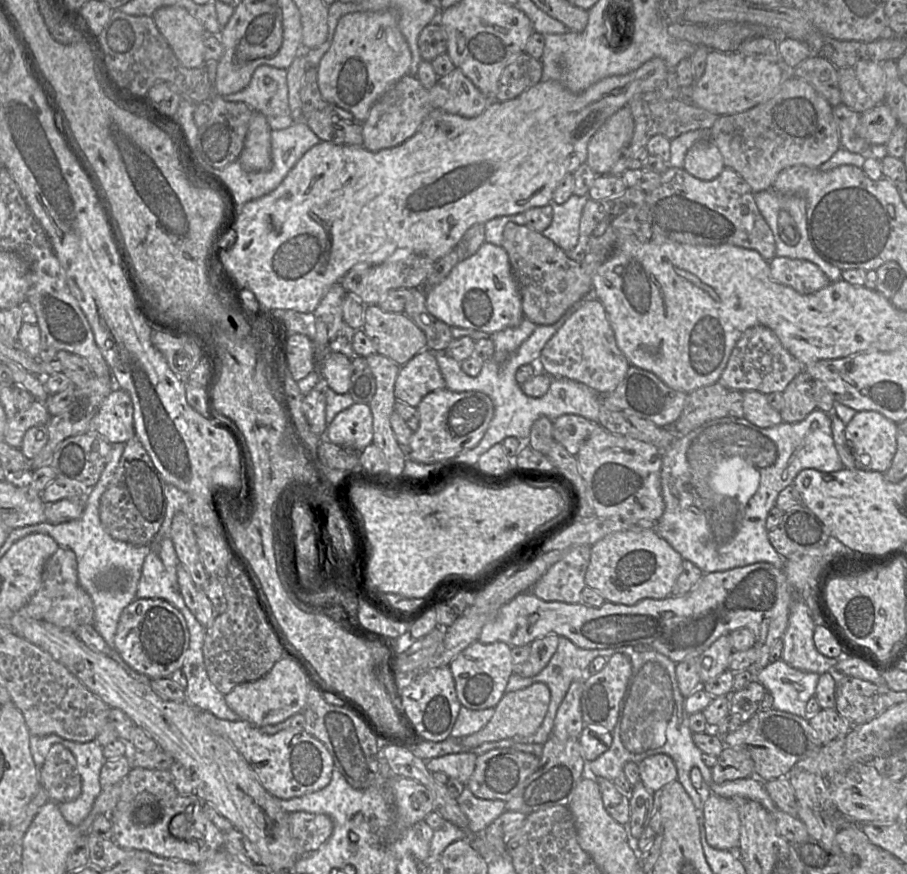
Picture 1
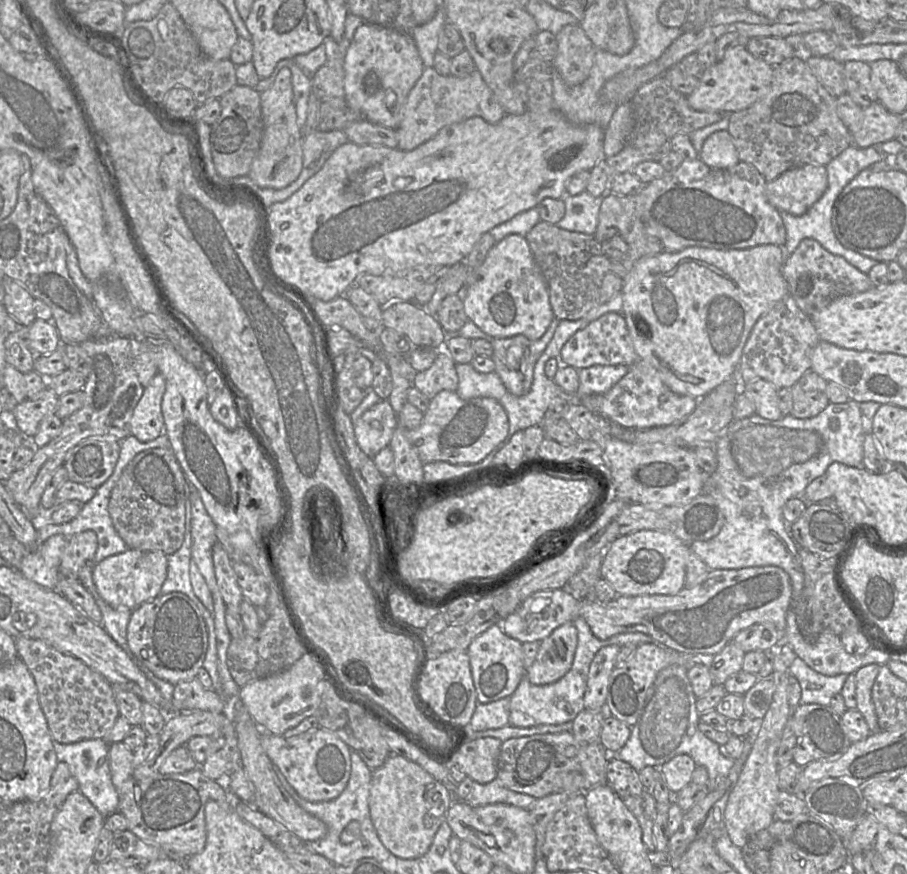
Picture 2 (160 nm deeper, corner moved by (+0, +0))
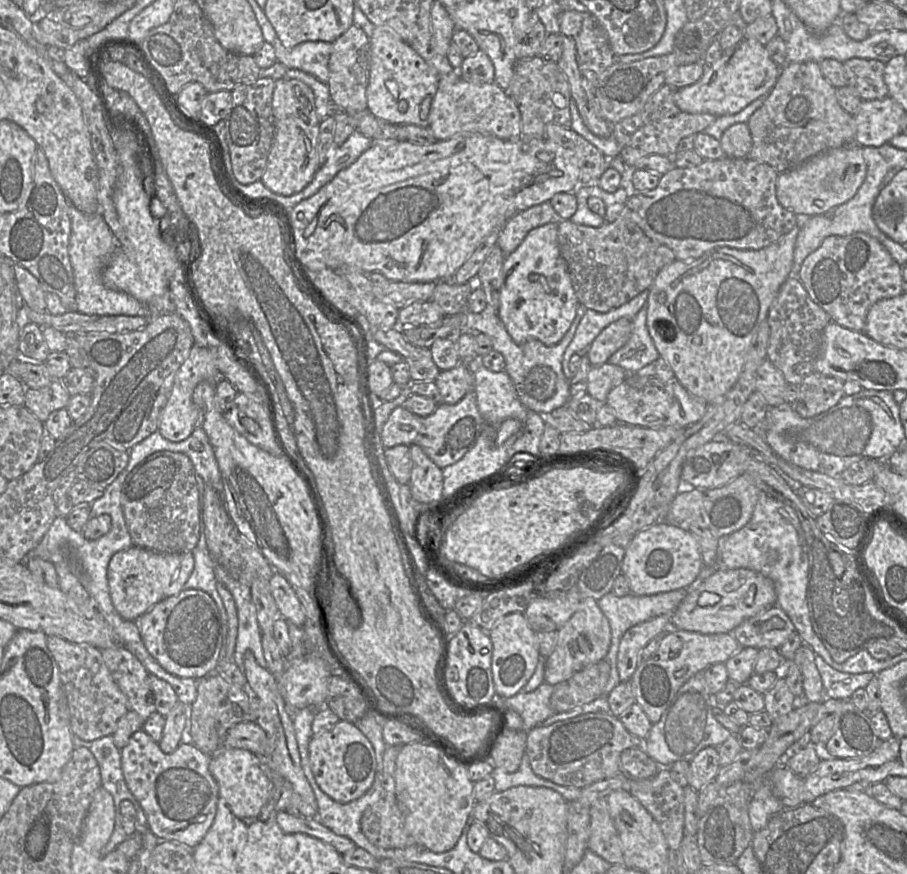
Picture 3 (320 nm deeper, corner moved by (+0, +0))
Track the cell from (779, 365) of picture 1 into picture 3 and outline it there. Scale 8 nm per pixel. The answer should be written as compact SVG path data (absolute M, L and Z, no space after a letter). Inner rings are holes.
M790 276L781 286L770 307L767 322L770 327L767 359L783 374L788 384L800 385L806 376L815 371L815 361L822 352L823 332L831 322L829 315L810 298L798 277Z

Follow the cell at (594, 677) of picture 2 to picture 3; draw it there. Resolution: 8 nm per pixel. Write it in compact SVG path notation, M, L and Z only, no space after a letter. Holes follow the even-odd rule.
M671 614L640 623L625 632L622 636L618 654L617 670L620 682L627 682L638 666L638 655L643 648L656 636L676 630L671 621Z

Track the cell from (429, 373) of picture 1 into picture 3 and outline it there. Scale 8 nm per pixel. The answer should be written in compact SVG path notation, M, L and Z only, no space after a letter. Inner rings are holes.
M462 363L450 370L440 371L434 382L445 404L456 404L474 390L474 376L469 367Z

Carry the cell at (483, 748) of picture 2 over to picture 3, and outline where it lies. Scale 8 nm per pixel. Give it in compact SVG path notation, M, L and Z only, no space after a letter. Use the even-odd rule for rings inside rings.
M505 728L494 745L489 762L495 768L503 768L508 773L515 772L525 755L528 732Z

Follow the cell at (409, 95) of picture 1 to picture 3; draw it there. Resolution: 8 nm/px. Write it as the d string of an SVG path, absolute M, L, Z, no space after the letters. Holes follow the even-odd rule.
M461 77L457 81L439 79L427 118L427 128L437 140L446 140L465 133L517 140L522 136L521 125L520 110L505 90L495 83L472 83Z

